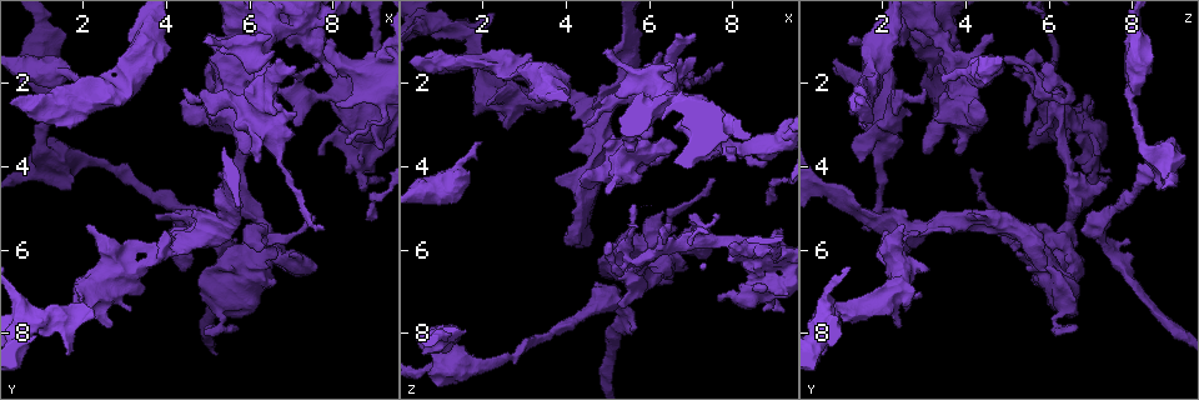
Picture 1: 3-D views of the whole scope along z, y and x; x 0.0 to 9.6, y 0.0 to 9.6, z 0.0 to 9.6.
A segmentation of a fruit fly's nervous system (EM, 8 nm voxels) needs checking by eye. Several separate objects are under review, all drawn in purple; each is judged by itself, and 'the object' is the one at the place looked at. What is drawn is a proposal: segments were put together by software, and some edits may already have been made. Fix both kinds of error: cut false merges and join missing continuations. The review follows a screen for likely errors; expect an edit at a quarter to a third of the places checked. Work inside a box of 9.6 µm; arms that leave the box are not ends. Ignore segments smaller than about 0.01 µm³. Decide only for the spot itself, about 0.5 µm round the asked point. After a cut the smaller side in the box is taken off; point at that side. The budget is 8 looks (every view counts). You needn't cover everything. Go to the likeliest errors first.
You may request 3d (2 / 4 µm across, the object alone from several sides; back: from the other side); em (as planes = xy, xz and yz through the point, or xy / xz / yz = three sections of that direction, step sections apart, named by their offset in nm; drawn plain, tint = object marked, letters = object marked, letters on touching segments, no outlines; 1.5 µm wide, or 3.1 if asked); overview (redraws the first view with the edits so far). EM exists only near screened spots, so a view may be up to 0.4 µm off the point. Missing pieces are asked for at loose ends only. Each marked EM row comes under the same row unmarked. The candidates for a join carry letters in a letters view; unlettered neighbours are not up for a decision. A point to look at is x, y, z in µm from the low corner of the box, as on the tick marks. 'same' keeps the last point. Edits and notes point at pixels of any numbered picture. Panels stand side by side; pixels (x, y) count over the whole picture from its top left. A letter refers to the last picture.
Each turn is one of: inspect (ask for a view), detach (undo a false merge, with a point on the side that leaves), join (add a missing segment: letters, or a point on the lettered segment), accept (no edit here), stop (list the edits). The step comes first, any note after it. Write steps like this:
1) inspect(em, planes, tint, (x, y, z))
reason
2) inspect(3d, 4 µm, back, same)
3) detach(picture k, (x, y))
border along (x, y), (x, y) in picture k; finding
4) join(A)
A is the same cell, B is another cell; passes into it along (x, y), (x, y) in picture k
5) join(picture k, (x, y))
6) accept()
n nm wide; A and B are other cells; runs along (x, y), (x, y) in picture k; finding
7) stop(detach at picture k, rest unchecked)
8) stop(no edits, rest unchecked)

inspect(em, planes, letters, (4.10, 1.20, 1.90))
stops while still wide

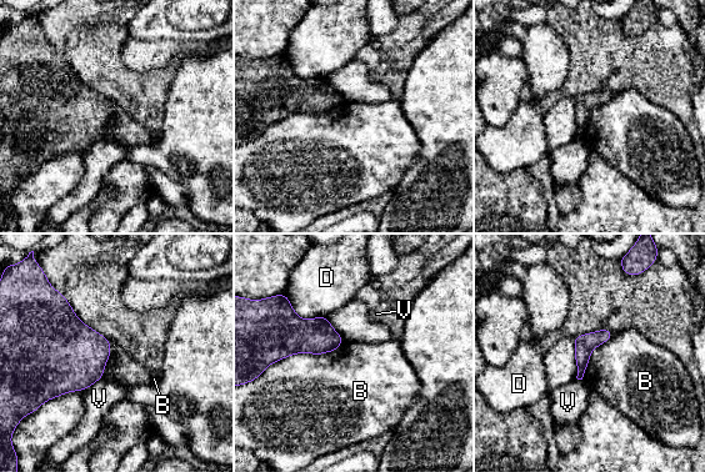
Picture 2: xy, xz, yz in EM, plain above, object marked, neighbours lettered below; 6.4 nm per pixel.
accept()
B, D and V are other cells; border along (344, 341), (270, 365) in picture 2; no lettered segment goes on from it

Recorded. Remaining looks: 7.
inspect(em, xz, step 4, letters, (1.80, 2.95, 1.55))
stops while still wide

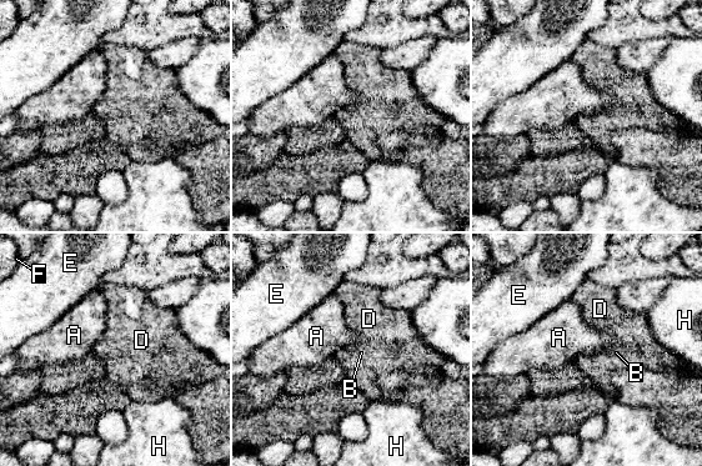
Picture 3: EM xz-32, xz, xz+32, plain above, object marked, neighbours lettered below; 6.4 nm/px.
inspect(em, planes, letters, same)

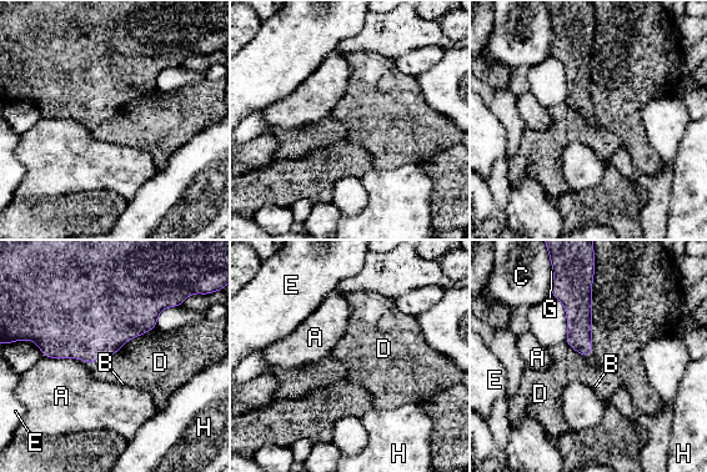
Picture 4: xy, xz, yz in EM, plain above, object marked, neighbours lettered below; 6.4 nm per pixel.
accept()
D touches over 360 nm; A, B, C, D, E, G and H are other cells; no lettered segment goes on from it

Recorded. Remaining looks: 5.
inspect(em, planes, letters, (4.75, 5.60, 4.50))
an open end

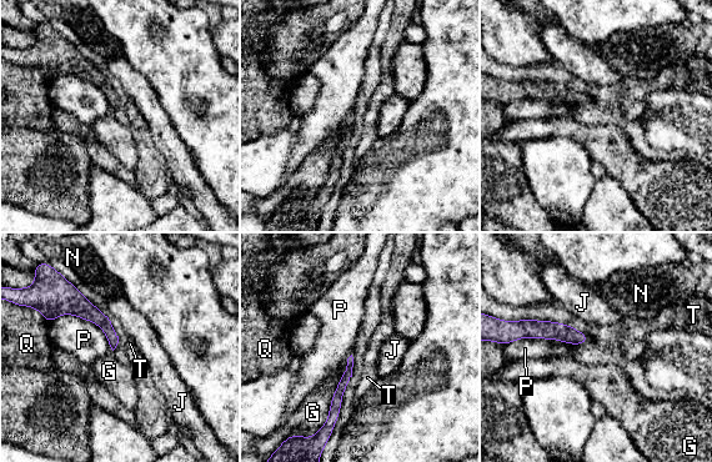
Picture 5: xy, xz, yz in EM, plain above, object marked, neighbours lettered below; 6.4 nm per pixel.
accept()
G, J, N, P, Q and T are other cells; runs along (45, 311), (81, 307), (115, 340) in picture 5; no lettered segment goes on from it

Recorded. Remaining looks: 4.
stop(no edits, rest unchecked)

